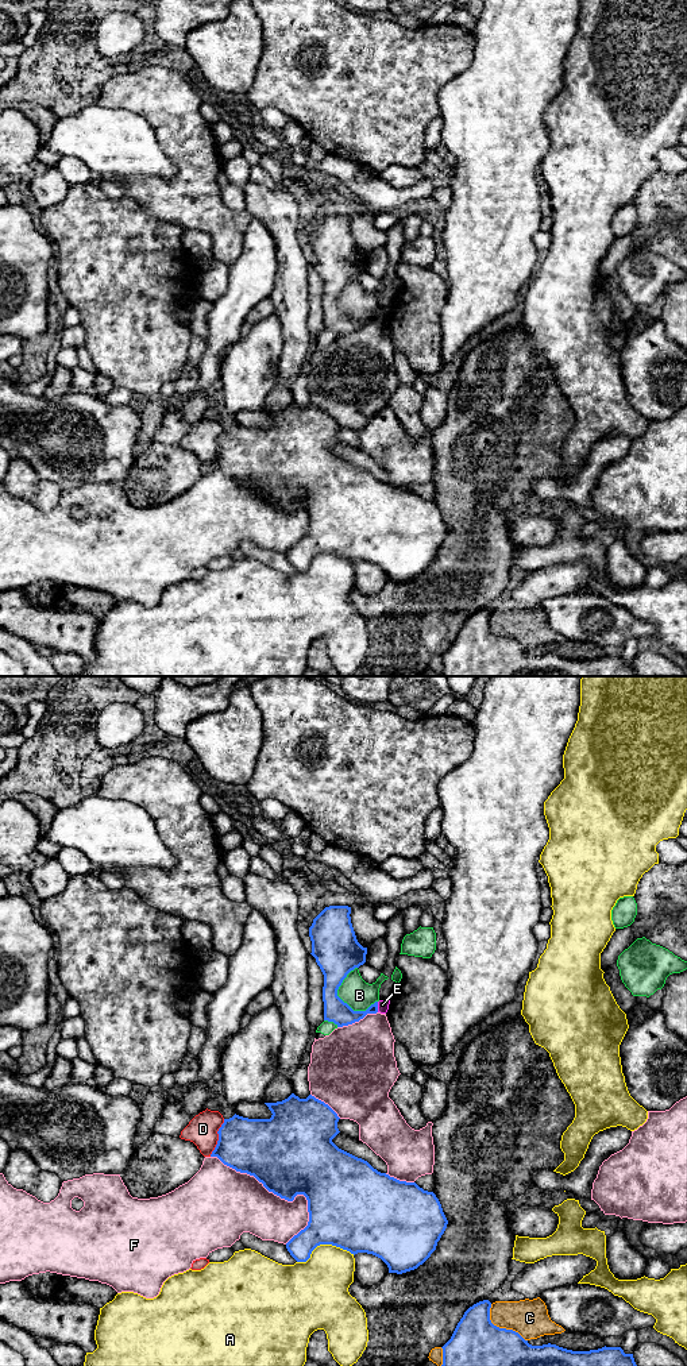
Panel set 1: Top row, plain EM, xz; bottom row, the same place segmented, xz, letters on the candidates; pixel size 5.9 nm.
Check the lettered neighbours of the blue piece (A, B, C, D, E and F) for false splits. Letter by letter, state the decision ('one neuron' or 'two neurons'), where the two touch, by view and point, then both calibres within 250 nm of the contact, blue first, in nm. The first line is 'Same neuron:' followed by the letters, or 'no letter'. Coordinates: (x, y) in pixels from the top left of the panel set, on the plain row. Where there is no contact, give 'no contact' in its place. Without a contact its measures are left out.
Same neuron: no letter
A: two neurons; meets blue in xz at (324, 552); 460 nm thick on the blue side, 340 nm on the other
B: two neurons; meets blue in xz at (336, 303); 280 nm thick on the blue side, 180 nm on the other
C: two neurons; meets blue in xz at (501, 637); 500 nm thick on the blue side, 220 nm on the other
D: two neurons; meets blue in xz at (219, 447); 340 nm thick on the blue side, 180 nm on the other
E: two neurons; meets blue in xz at (377, 316); 140 nm thick on the blue side, 60 nm on the other
F: two neurons; meets blue in xz at (271, 500); 480 nm thick on the blue side, 380 nm on the other

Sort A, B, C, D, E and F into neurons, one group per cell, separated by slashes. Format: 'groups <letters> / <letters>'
groups A / B / C / D / E / F

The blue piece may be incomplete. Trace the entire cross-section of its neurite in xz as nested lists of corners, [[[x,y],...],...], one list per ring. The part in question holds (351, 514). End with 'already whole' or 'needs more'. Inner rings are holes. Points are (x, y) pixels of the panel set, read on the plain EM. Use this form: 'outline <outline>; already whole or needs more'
outline [[[292,402],[282,410],[265,413],[273,422],[270,428],[248,428],[236,422],[224,428],[211,466],[254,485],[281,508],[306,506],[308,535],[286,552],[297,571],[306,571],[320,553],[332,553],[354,564],[373,563],[387,574],[389,582],[397,583],[417,578],[431,566],[448,533],[433,501],[381,482],[367,470],[339,458],[332,448],[340,441],[340,427],[314,405],[300,408]]]; already whole

